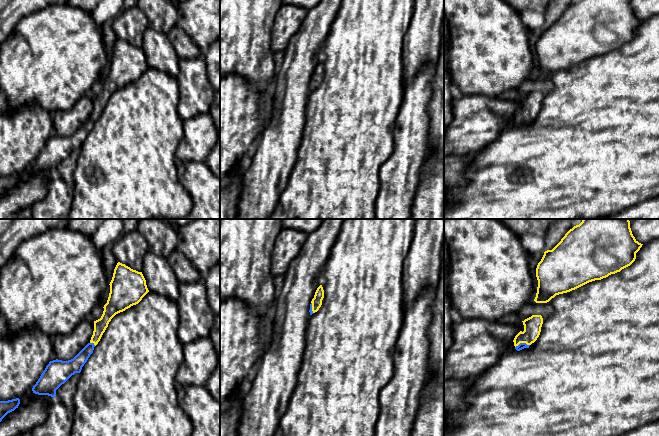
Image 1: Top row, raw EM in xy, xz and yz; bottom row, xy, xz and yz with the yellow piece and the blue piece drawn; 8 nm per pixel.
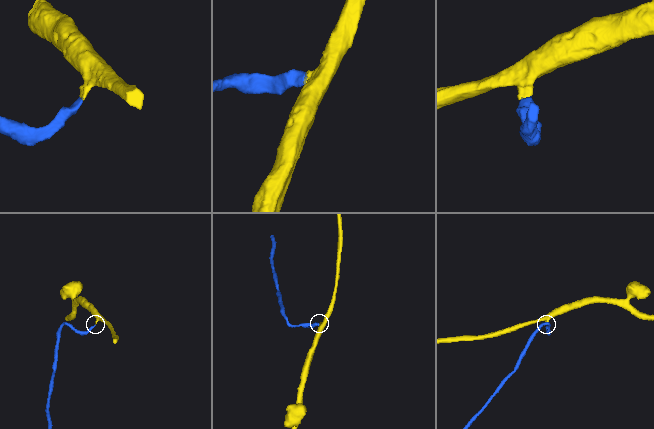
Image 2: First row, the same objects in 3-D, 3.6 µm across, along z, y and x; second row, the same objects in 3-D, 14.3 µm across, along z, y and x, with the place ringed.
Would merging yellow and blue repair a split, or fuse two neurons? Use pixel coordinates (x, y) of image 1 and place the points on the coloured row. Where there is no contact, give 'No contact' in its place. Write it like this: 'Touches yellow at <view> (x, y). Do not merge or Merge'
Touches yellow at yz (522, 342). Merge

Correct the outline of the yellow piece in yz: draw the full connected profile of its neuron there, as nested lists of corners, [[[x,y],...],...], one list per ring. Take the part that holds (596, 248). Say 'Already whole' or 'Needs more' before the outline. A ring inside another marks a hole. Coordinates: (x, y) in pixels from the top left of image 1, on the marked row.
Already whole. [[[583,219],[552,249],[544,252],[536,268],[536,303],[547,303],[556,295],[601,280],[630,266],[643,244],[632,234],[629,219]]]

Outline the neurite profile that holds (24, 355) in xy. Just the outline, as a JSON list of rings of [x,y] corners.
[[[38,328],[0,336],[0,401],[19,398],[32,389],[53,353],[53,342]]]

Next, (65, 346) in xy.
[[[87,319],[80,322],[69,334],[56,335],[53,351],[58,360],[73,359],[88,343],[94,331],[94,321]]]

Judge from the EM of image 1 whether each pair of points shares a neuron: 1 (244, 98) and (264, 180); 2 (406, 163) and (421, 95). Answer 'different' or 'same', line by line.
1: different
2: same

